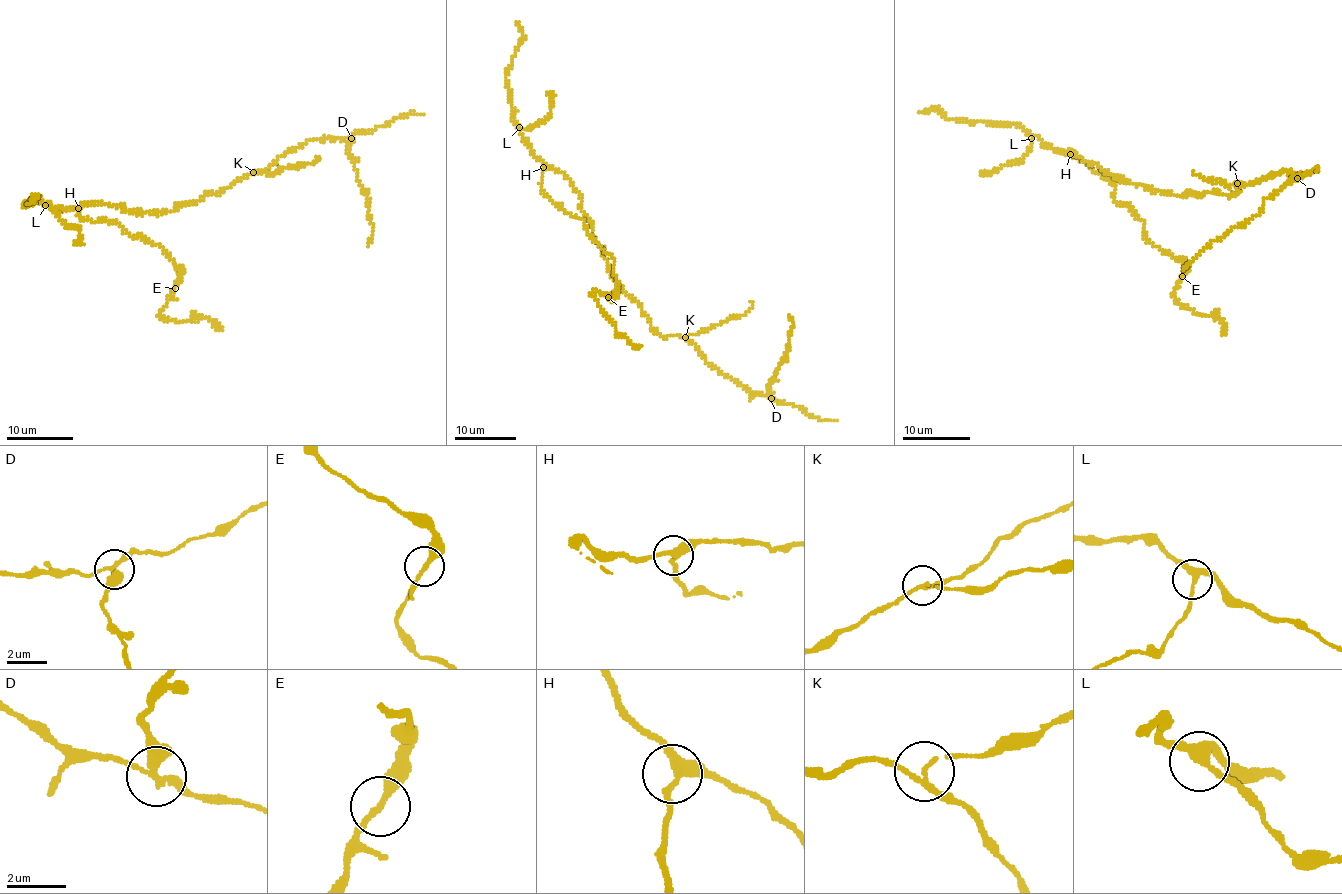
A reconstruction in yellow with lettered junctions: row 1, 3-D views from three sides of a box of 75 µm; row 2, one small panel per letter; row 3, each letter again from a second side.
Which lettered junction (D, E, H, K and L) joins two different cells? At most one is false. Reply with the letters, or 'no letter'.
D

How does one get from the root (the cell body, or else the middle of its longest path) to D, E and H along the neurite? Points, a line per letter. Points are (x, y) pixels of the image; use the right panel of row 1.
D: (1139, 185), (1184, 196), (1209, 192), (1233, 197), (1239, 184), (1256, 183), (1283, 169), (1297, 178)
E: (1139, 185), (1069, 153), (1109, 179), (1113, 197), (1141, 219), (1149, 240), (1185, 265), (1182, 276)
H: (1139, 185), (1129, 185), (1102, 171), (1095, 164), (1070, 154)

